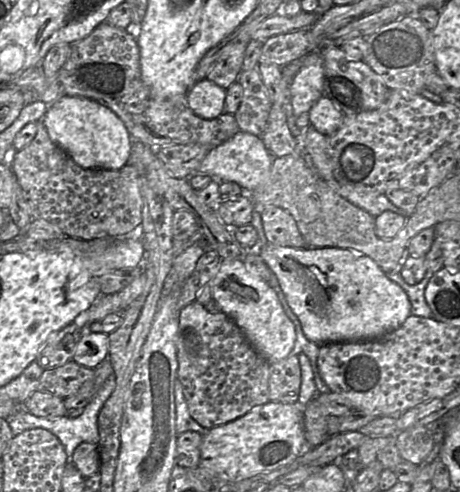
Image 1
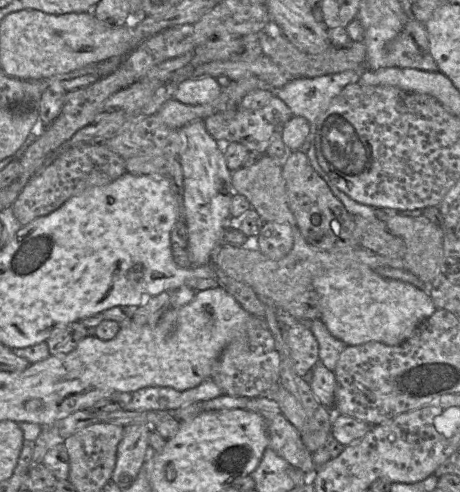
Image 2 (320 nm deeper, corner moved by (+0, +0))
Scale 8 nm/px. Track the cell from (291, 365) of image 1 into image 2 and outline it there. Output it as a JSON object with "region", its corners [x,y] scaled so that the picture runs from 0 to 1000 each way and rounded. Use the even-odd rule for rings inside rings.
{"region":[[[659,661],[626,667],[622,681],[639,752],[659,766],[693,734],[691,695],[676,671]]]}

